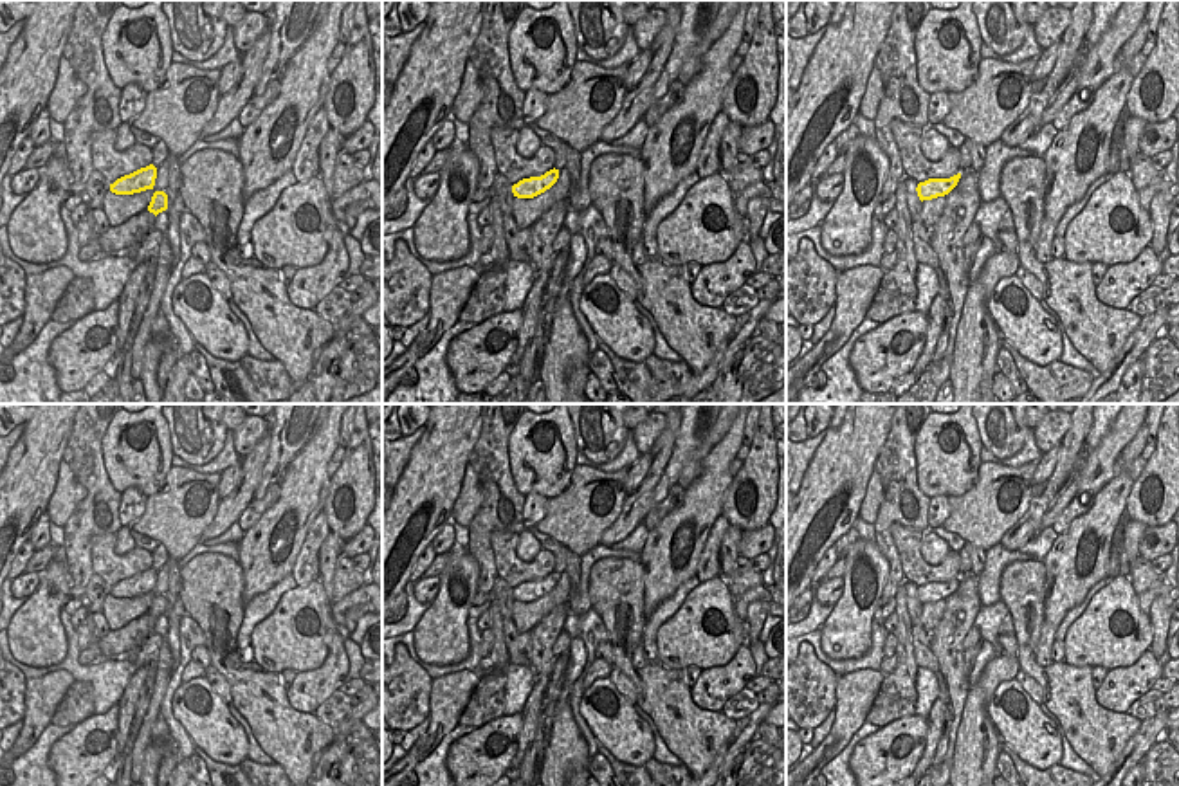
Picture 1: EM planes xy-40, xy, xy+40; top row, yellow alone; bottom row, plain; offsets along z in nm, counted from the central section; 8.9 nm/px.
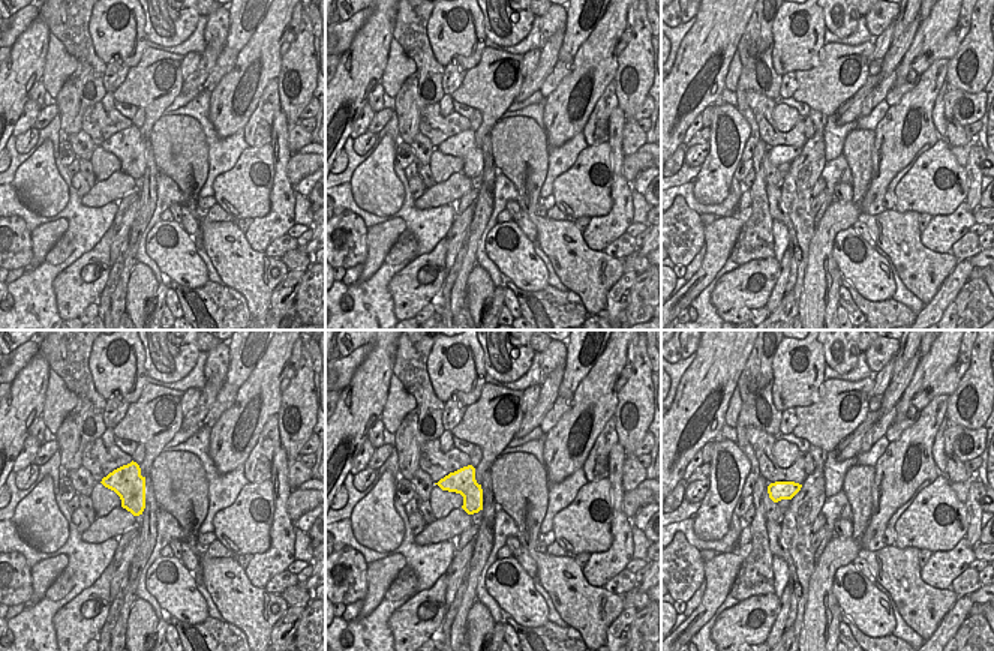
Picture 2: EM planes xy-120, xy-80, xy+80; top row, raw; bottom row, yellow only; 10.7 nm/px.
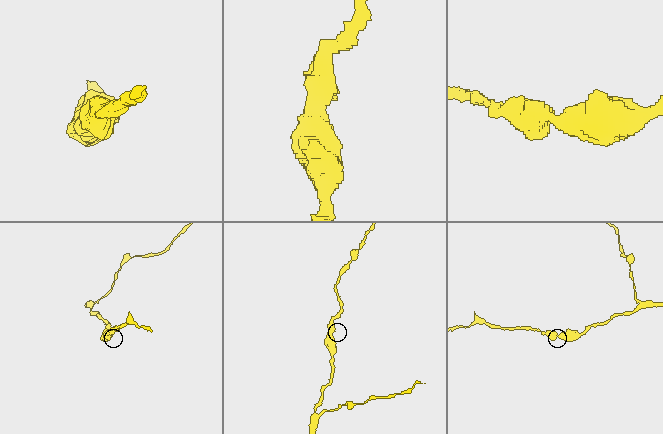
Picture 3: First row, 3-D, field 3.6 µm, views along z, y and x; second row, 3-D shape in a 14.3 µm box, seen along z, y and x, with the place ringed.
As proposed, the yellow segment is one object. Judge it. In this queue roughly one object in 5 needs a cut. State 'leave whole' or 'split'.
leave whole

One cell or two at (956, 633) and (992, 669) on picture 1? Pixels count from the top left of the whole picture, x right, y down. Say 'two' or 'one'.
two

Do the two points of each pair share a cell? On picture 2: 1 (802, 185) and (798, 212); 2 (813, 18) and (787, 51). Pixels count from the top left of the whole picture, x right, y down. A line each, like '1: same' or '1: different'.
1: same
2: same

